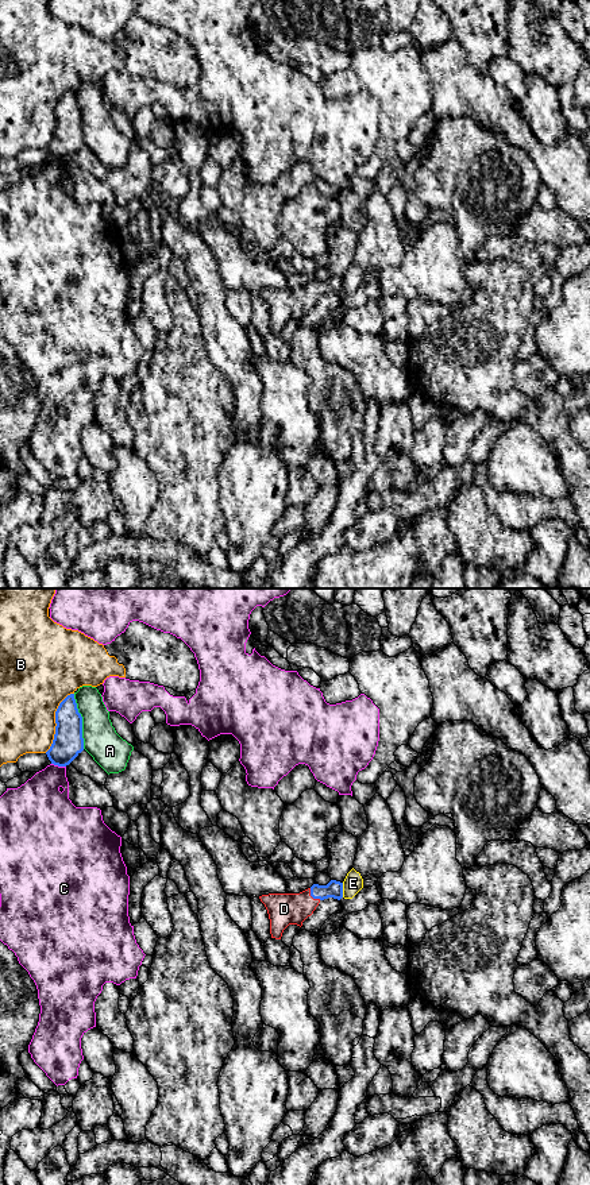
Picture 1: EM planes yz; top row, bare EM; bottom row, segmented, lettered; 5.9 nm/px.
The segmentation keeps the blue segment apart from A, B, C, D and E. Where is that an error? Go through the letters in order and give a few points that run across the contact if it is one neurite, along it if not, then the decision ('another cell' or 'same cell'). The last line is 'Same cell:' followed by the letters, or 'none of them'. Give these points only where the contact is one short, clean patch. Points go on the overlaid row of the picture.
A: another cell
B: another cell
C: another cell
D: line yz (334, 888), (312, 896), (294, 908), (284, 908); same cell
E: another cell
Same cell: D

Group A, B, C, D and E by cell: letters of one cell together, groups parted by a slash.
A / B / C / D / E

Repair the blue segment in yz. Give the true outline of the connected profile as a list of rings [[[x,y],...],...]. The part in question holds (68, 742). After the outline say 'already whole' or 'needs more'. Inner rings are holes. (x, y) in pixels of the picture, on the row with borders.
[[[74,694],[68,695],[55,711],[55,734],[46,752],[51,764],[69,765],[82,750],[82,717],[78,713]]] | already whole

